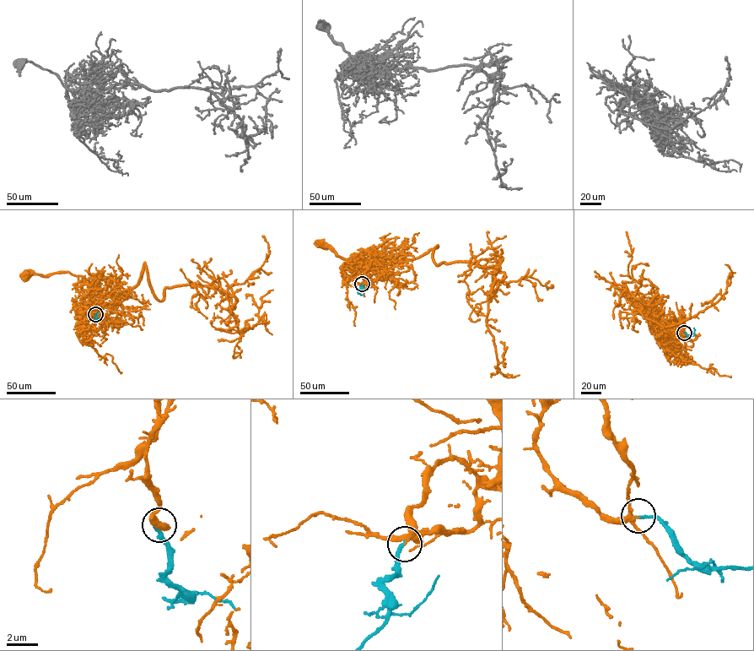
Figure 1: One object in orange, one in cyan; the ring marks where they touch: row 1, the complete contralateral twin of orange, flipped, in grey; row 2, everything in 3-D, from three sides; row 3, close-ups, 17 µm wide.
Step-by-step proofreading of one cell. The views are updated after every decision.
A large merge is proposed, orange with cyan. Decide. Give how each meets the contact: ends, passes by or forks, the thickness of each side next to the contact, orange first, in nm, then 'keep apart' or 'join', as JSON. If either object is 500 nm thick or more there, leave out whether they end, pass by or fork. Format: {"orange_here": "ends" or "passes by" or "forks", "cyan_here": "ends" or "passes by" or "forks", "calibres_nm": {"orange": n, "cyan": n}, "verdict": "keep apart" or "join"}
{"orange_here": "ends", "cyan_here": "ends", "calibres_nm": {"orange": 280, "cyan": 220}, "verdict": "join"}

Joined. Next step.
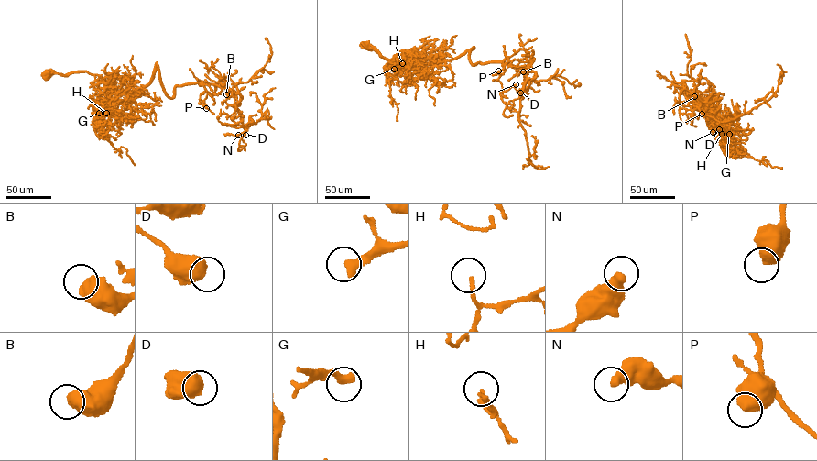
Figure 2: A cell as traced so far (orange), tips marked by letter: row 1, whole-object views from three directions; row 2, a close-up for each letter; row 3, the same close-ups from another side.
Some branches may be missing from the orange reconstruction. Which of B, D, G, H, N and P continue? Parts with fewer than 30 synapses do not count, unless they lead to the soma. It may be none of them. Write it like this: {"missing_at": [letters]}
{"missing_at": ["G"]}

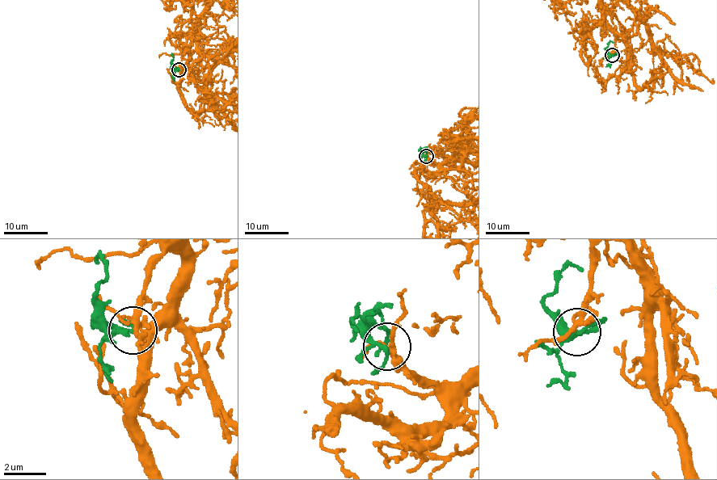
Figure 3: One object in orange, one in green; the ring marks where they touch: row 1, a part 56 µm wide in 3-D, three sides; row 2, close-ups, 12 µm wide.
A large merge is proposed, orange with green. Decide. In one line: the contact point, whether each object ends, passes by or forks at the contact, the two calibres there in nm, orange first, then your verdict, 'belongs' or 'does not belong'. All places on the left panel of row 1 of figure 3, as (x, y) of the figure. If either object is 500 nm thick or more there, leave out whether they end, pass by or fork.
(179, 69) | orange forks | green forks | 190/130 nm | belongs

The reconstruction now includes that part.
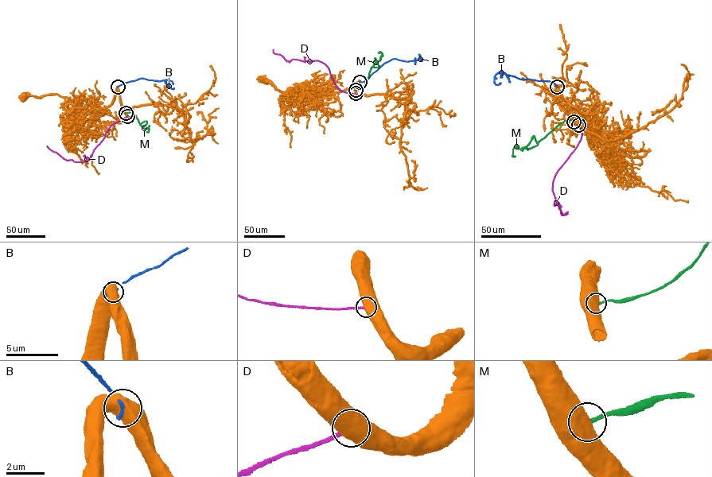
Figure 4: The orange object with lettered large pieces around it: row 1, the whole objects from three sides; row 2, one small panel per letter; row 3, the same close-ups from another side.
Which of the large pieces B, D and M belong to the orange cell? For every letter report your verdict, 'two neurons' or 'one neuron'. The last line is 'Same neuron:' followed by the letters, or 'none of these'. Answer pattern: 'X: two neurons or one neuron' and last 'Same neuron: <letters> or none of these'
B: two neurons
D: two neurons
M: two neurons
Same neuron: none of these

